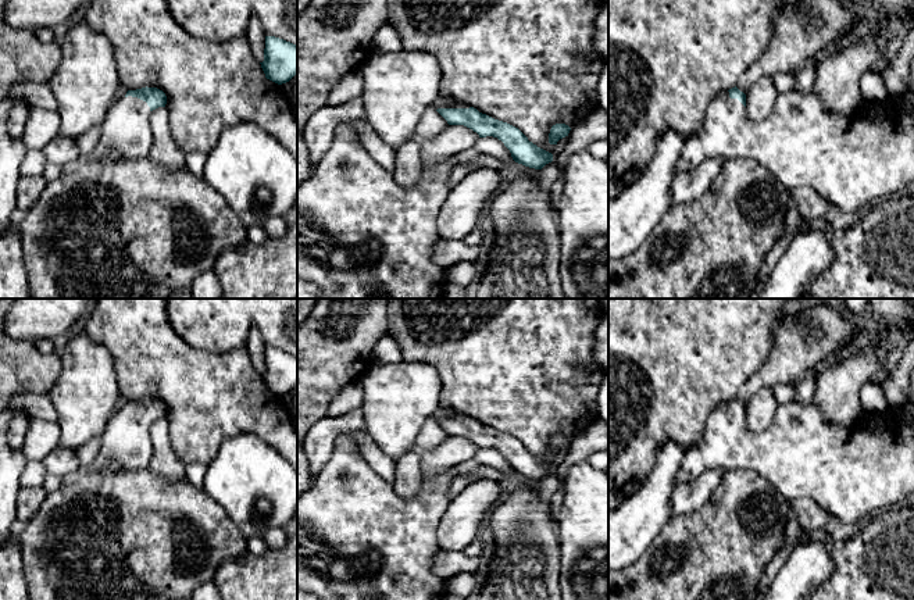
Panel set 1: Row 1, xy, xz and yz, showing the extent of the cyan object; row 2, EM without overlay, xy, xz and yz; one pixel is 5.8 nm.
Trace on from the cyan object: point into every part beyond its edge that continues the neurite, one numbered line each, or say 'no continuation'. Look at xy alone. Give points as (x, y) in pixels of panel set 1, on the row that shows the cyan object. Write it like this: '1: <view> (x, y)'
1: xy (127, 128)

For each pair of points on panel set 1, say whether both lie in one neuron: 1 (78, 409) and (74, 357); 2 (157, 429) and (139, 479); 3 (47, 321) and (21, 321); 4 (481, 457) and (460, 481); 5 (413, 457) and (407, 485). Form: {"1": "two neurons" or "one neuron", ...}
{"1": "one neuron", "2": "two neurons", "3": "one neuron", "4": "two neurons", "5": "one neuron"}

